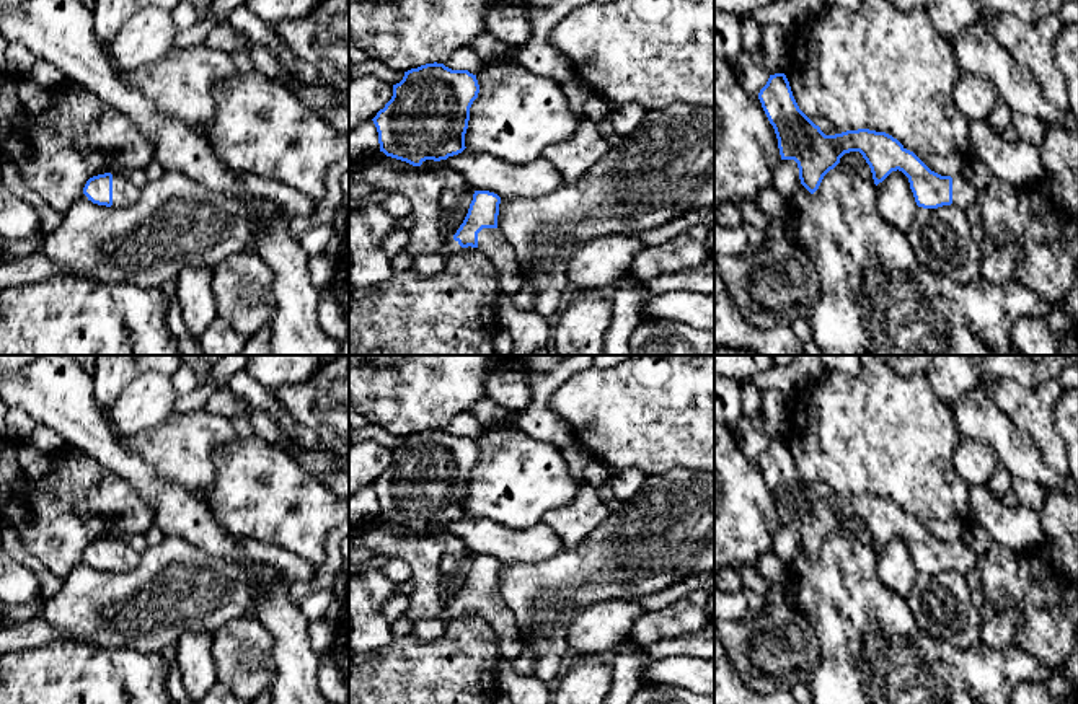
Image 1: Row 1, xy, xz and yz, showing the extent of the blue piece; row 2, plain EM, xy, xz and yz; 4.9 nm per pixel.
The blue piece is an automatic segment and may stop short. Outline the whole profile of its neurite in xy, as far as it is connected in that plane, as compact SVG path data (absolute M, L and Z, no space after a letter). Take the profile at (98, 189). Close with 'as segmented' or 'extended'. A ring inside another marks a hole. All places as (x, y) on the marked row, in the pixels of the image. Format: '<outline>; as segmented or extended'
M104 173L90 178L83 187L83 194L98 205L126 207L137 202L140 189L126 176Z; extended

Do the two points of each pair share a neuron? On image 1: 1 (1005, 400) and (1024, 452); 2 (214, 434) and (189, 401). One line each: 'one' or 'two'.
1: two
2: two

